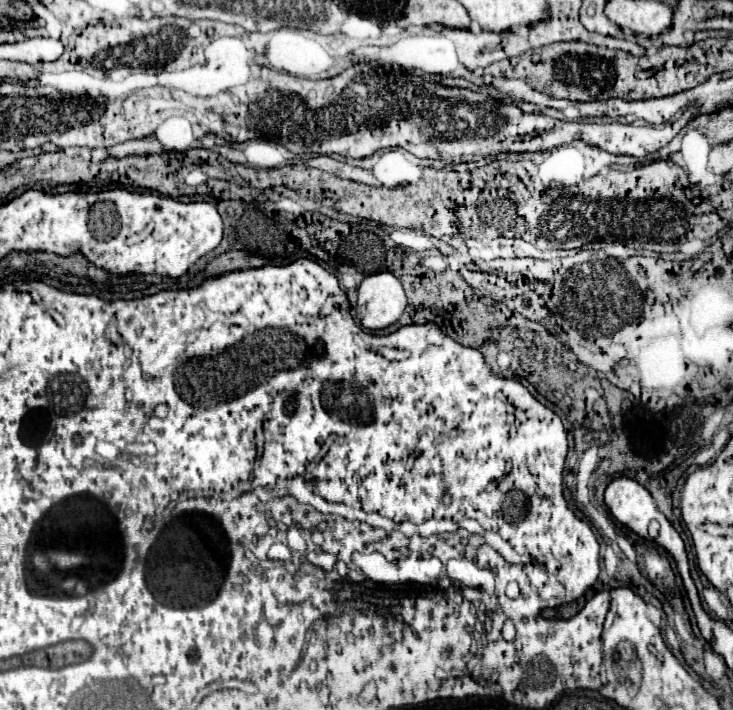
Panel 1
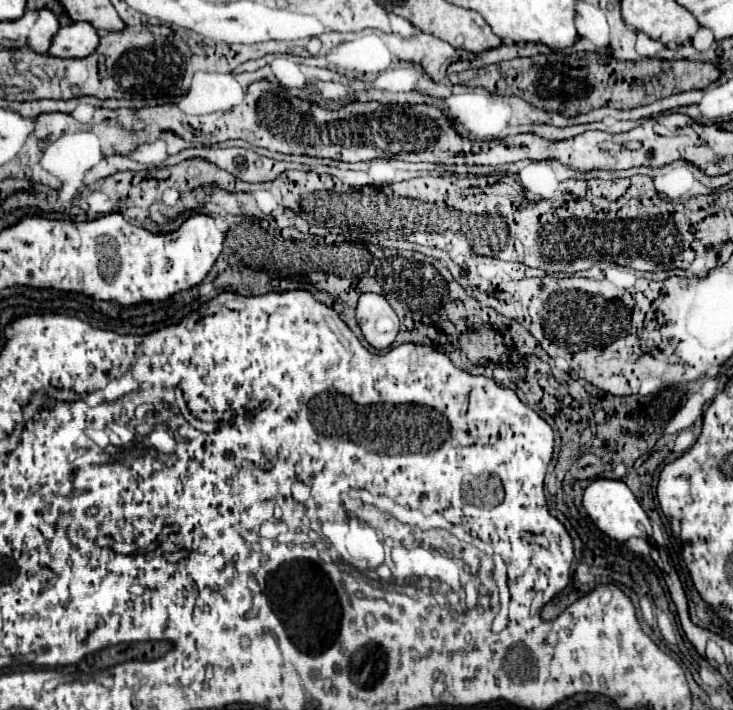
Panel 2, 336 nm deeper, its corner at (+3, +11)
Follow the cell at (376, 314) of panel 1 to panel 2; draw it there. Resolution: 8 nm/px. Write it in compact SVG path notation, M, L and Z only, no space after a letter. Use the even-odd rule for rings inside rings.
M363 293L355 309L365 341L375 349L387 349L399 331L399 317L379 293Z

